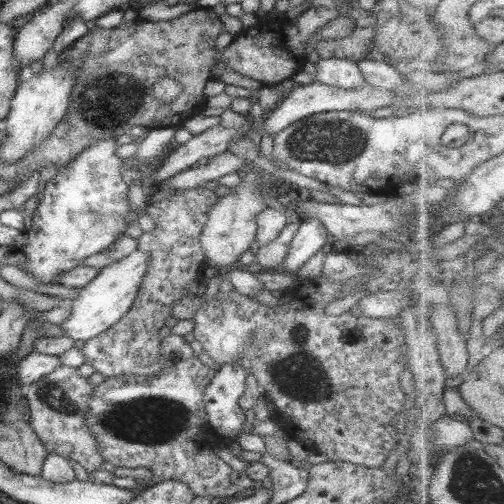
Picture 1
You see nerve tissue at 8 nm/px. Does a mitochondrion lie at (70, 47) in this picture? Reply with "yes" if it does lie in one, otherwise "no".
no

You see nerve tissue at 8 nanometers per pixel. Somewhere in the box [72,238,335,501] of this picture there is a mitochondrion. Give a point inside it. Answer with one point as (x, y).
(146, 420)

